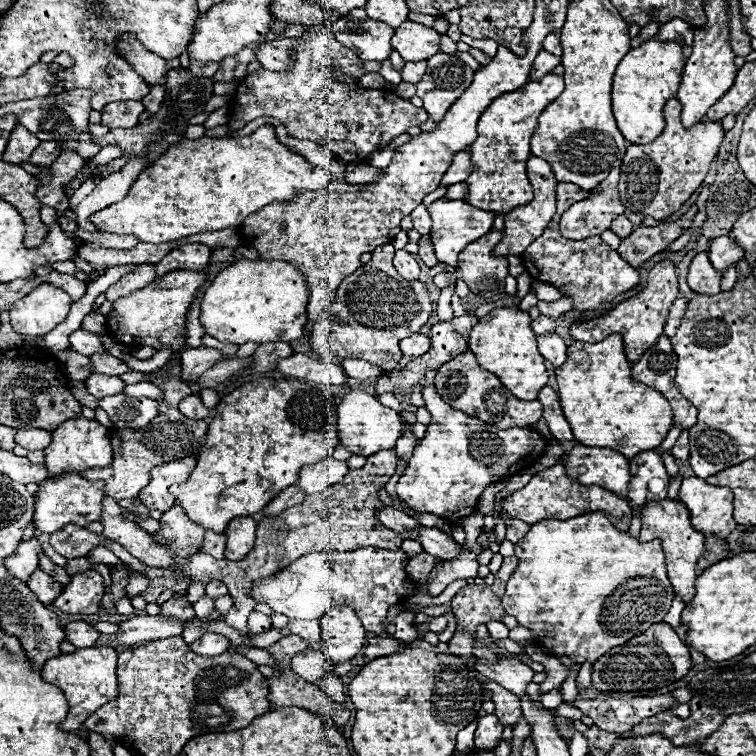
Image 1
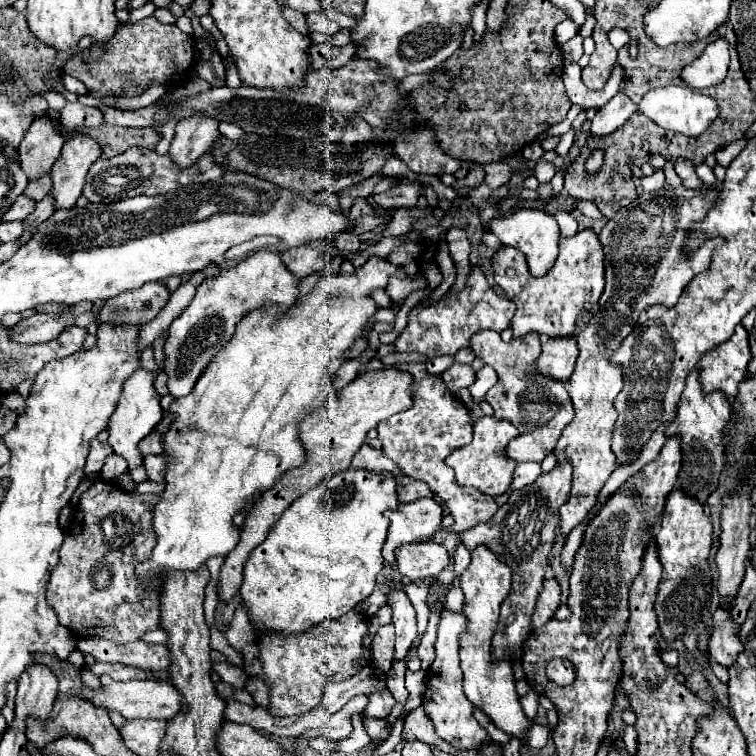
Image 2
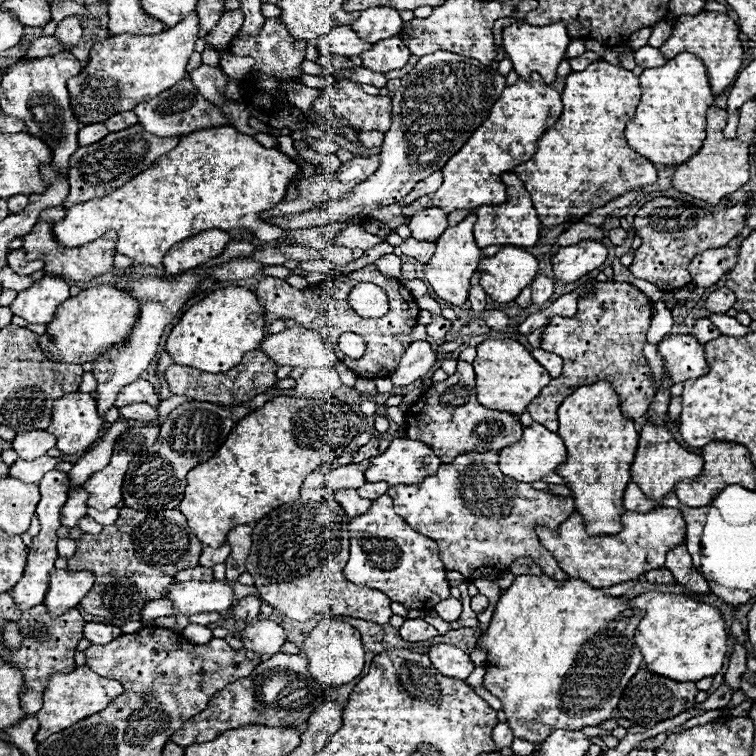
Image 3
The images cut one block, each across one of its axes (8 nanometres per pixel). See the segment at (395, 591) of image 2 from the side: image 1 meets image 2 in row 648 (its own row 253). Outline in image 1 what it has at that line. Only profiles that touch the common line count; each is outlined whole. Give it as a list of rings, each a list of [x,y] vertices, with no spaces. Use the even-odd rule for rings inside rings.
[[[396,250],[394,254],[394,268],[398,270],[398,274],[402,278],[410,278],[410,280],[418,280],[420,276],[420,266],[418,262],[412,258],[410,252],[406,250]]]

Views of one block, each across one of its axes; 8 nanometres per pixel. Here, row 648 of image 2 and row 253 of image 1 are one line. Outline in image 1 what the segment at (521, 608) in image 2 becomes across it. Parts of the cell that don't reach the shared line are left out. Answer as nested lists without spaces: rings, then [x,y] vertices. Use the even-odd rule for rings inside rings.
[[[530,156],[530,160],[526,162],[526,172],[528,172],[528,180],[534,188],[534,200],[526,206],[514,208],[512,212],[508,212],[504,216],[502,242],[498,242],[498,246],[494,246],[494,250],[492,250],[494,256],[522,256],[522,252],[530,246],[530,242],[534,242],[534,238],[538,238],[538,234],[542,234],[542,230],[548,226],[548,222],[556,214],[556,184],[558,182],[550,170],[548,162],[542,162],[542,158]]]

